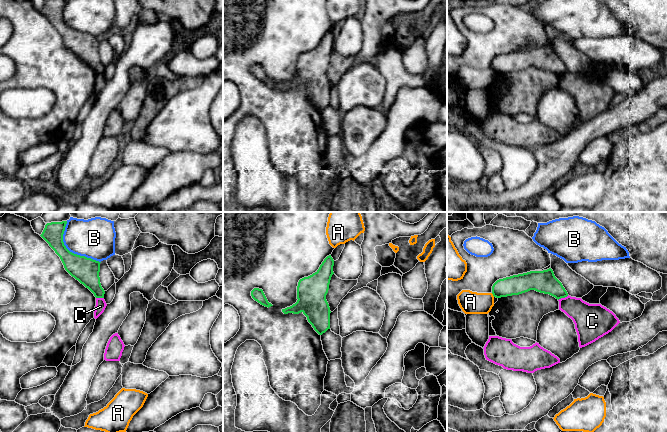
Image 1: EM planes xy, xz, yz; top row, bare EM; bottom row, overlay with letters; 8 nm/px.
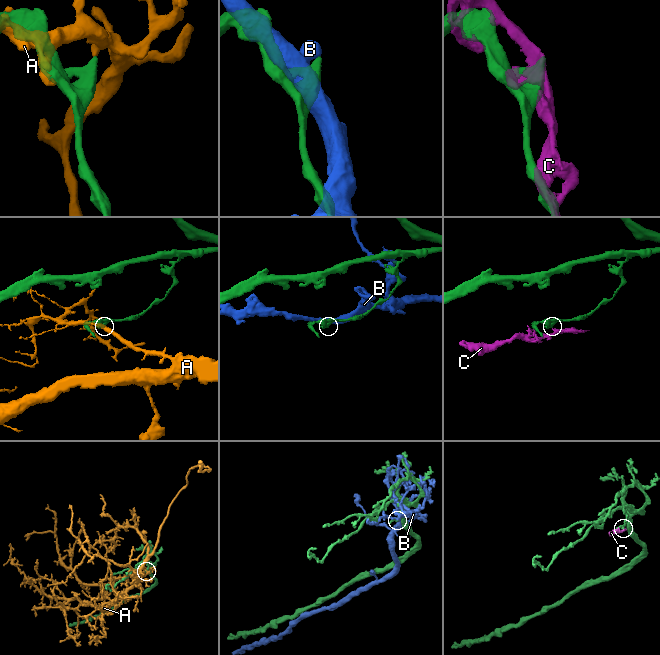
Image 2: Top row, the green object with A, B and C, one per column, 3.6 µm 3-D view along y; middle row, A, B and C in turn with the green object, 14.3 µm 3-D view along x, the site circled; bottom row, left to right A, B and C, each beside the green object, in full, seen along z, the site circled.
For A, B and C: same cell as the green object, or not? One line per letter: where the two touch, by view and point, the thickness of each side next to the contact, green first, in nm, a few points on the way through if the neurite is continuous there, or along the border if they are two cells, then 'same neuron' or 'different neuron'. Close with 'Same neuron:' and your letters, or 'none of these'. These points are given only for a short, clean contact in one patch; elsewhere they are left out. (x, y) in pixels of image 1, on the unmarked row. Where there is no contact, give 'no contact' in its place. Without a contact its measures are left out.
A: meets green in yz at (493, 71); 160 nm thick on the green side, 180 nm on the other; different neuron
B: meets green in xy at (71, 28); 200 nm thick on the green side, 280 nm on the other; different neuron
C: meets green in yz at (563, 73); 180 nm thick on the green side, 220 nm on the other; different neuron
Same neuron: none of these

